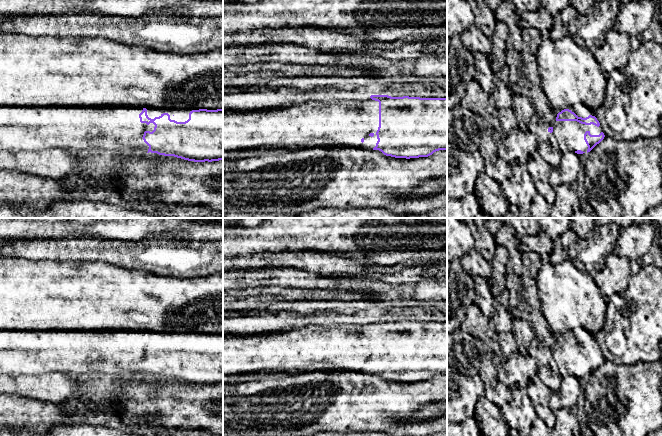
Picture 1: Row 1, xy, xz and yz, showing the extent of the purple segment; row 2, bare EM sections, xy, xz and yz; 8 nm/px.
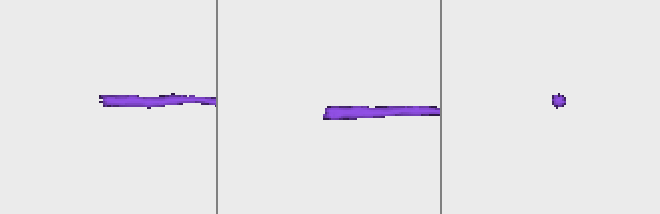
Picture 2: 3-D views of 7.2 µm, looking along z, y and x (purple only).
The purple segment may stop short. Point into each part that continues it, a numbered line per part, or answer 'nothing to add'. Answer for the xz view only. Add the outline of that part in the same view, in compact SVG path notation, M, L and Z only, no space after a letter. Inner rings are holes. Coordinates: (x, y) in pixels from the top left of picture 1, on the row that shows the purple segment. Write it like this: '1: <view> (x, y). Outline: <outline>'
1: xz (315, 124). Outline: M370 97L362 101L312 101L289 108L267 111L223 111L223 151L272 149L295 150L324 147L373 149L378 141L379 102Z

